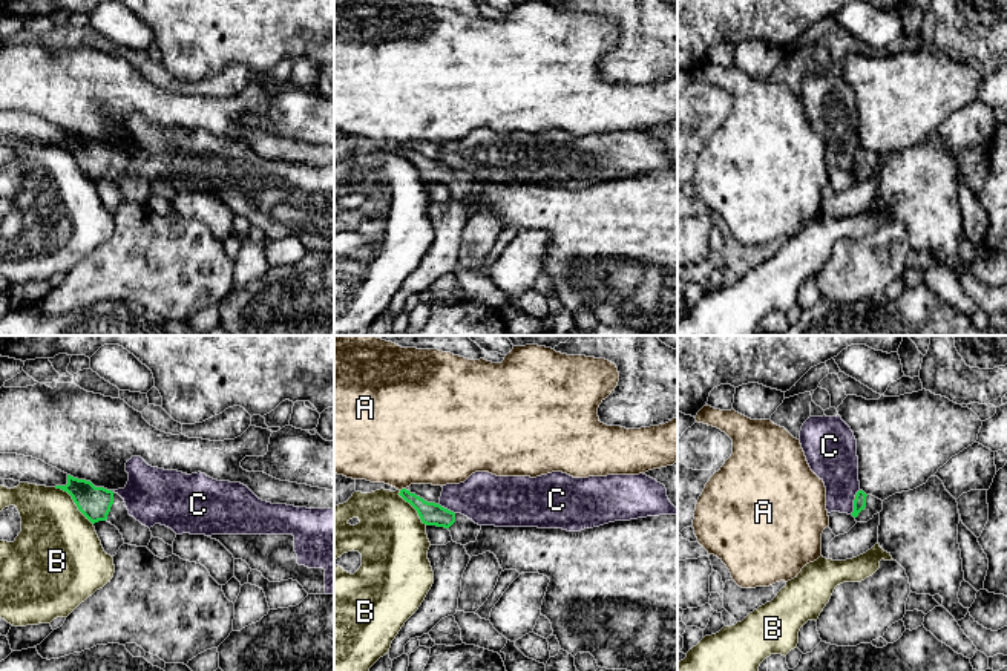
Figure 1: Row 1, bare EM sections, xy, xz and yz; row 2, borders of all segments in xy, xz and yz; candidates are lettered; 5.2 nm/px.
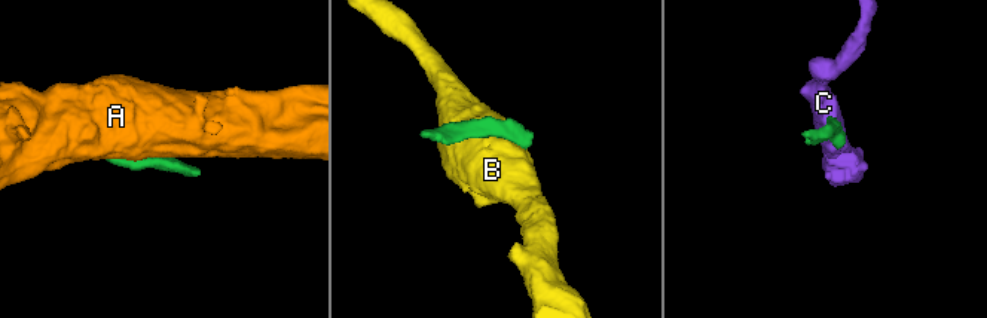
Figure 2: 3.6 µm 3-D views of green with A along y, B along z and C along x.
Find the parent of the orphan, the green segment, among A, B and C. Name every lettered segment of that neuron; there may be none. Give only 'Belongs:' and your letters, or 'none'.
Belongs: none

